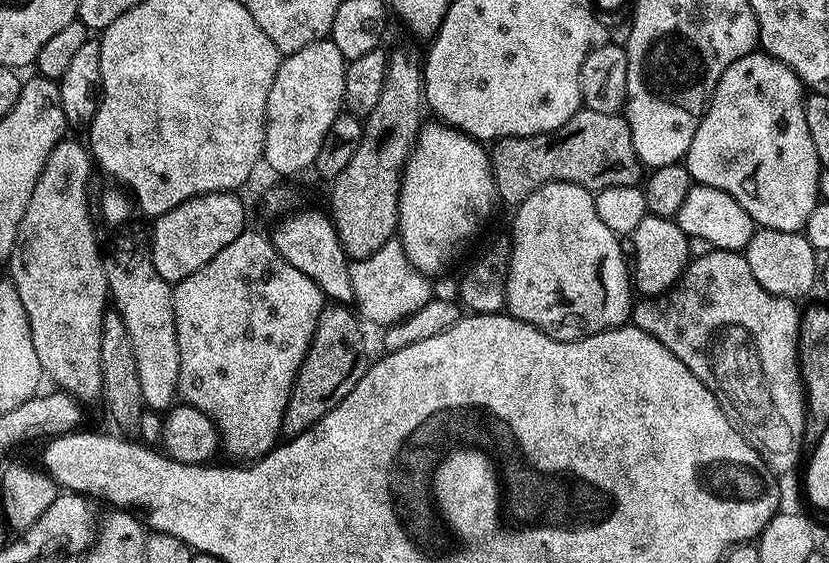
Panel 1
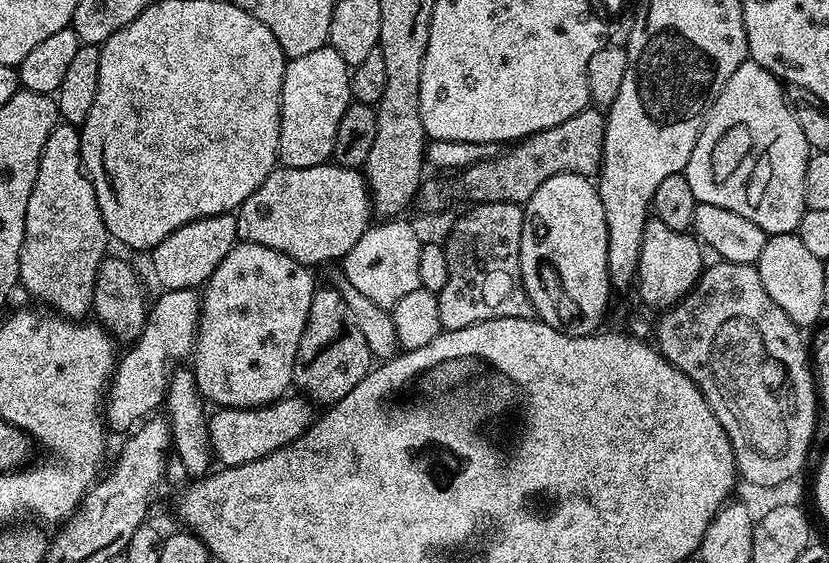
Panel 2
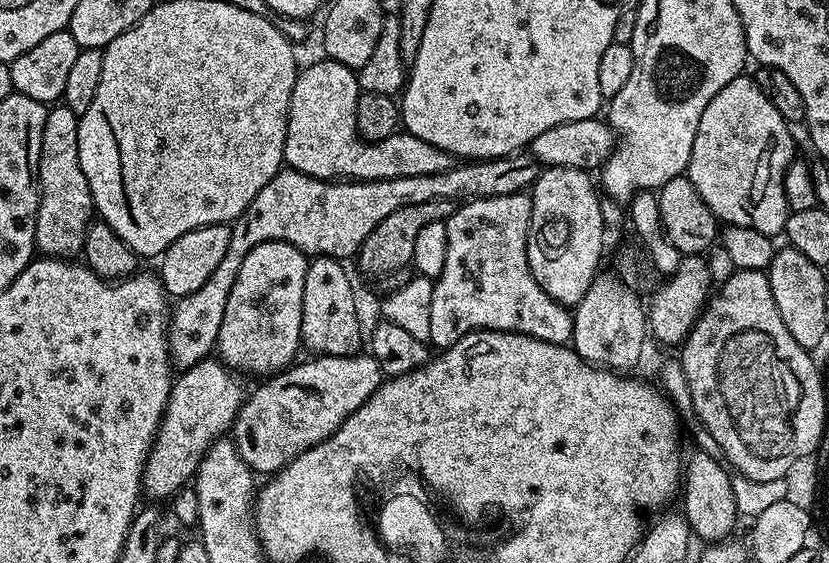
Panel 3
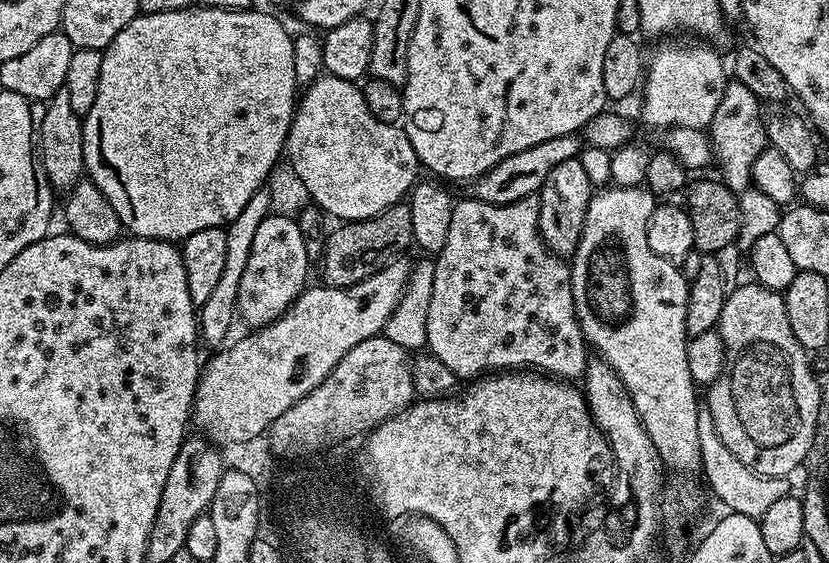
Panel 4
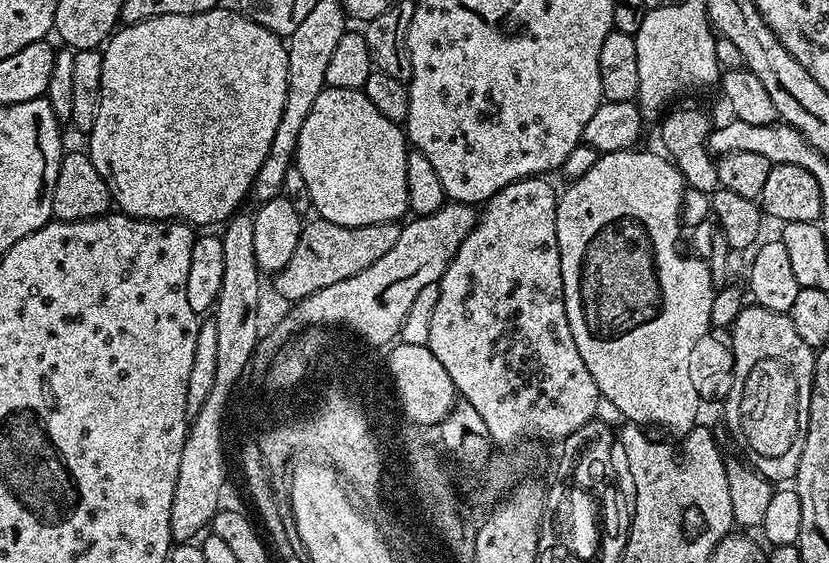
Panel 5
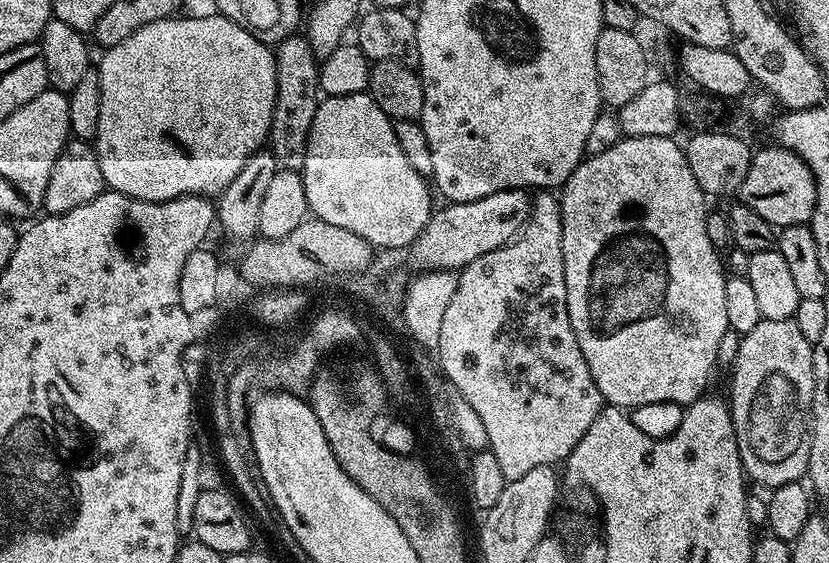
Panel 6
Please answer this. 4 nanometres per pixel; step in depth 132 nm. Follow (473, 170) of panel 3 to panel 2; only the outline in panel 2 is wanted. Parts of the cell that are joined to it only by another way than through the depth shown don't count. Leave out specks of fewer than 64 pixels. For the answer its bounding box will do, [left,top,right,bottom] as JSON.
[102,162,374,433]

